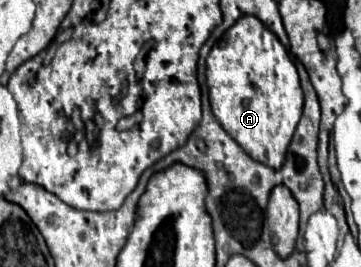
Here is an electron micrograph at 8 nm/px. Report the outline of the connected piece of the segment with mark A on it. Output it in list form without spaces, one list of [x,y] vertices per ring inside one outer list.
[[[255,16],[239,18],[223,36],[225,46],[213,46],[207,56],[207,86],[209,86],[209,102],[215,118],[227,130],[227,134],[257,162],[279,170],[285,162],[287,148],[291,144],[295,126],[301,118],[303,110],[303,90],[299,84],[299,74],[283,48],[283,44],[257,20]]]

